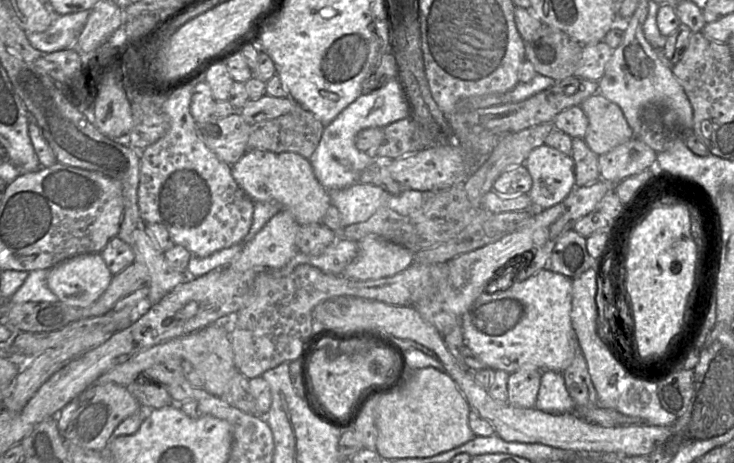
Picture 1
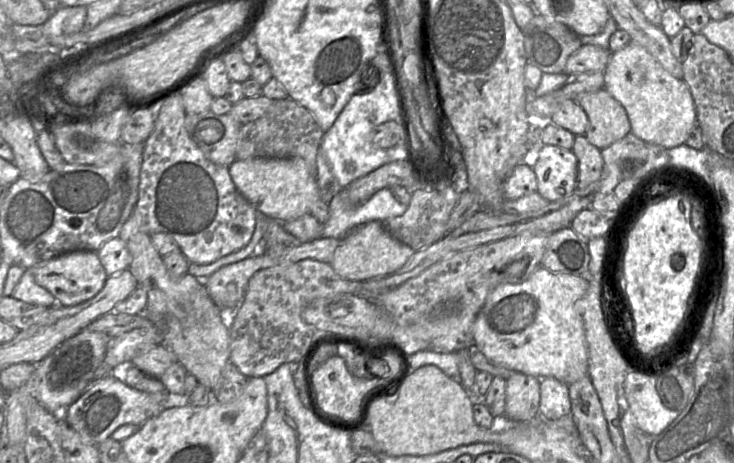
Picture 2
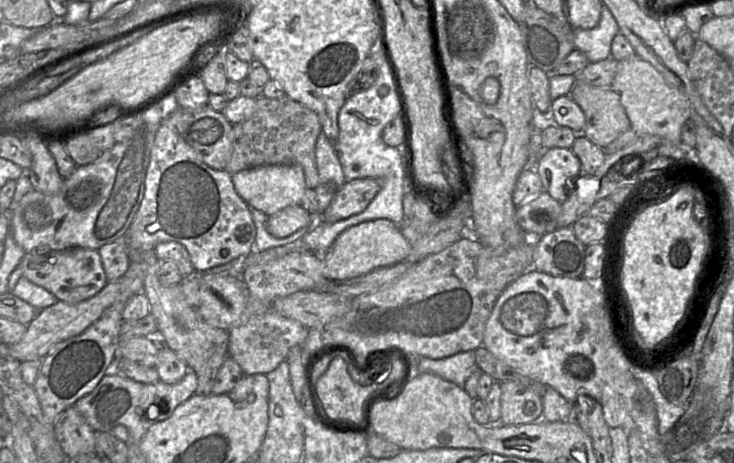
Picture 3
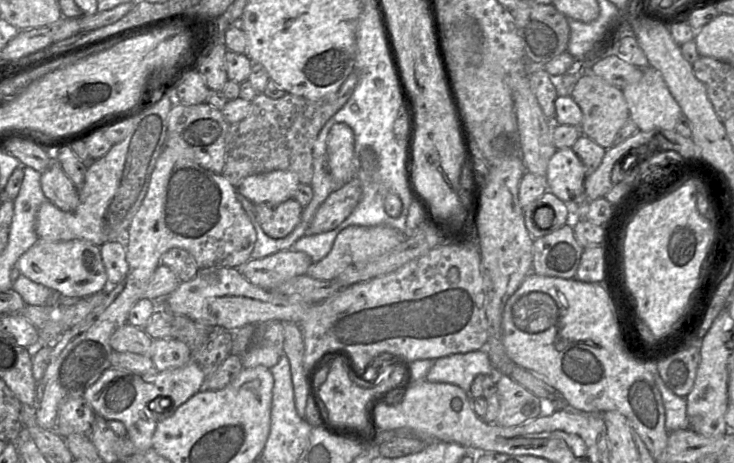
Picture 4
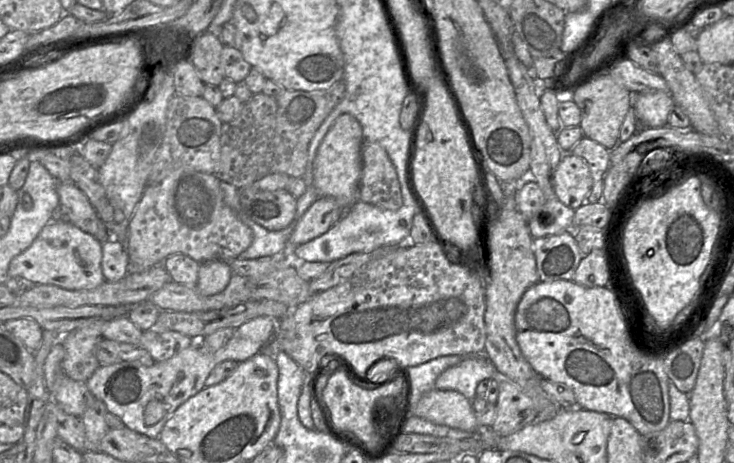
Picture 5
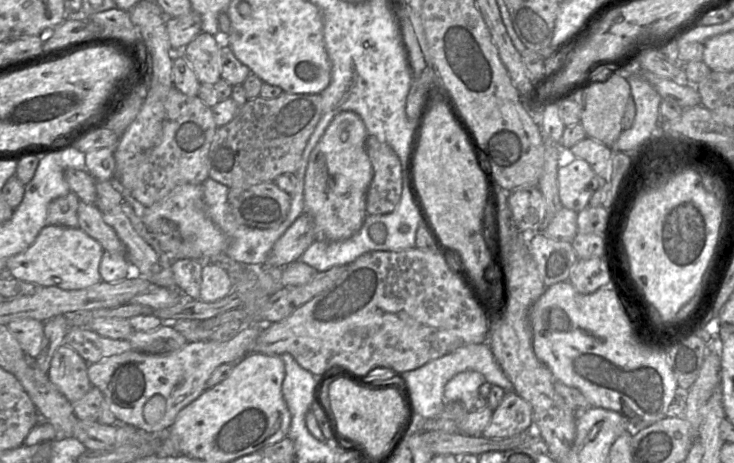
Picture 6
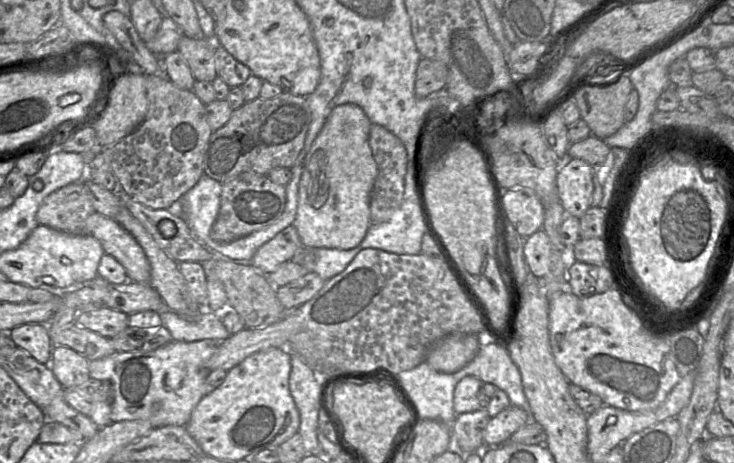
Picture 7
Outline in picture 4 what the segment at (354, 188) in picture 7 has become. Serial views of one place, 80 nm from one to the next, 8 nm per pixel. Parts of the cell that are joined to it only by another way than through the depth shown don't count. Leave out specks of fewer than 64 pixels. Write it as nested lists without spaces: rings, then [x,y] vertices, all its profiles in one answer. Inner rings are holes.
[[[335,123],[327,136],[328,167],[338,187],[357,176],[354,133],[345,123]]]

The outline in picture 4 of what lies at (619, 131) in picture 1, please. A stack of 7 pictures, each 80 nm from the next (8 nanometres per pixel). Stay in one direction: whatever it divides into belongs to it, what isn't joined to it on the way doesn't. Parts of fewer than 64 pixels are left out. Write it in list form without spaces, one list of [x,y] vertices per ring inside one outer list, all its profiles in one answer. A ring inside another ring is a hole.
[[[583,71],[573,87],[571,97],[583,113],[580,124],[581,133],[604,149],[611,148],[618,131],[629,118],[629,110],[622,89],[612,86],[590,71]]]

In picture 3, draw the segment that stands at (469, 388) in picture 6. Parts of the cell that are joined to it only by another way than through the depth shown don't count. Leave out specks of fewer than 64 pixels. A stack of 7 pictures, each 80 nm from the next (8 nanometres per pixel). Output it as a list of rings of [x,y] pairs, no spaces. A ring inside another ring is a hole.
[[[474,351],[459,352],[441,359],[422,357],[414,373],[433,373],[463,387],[471,373],[477,368]]]

